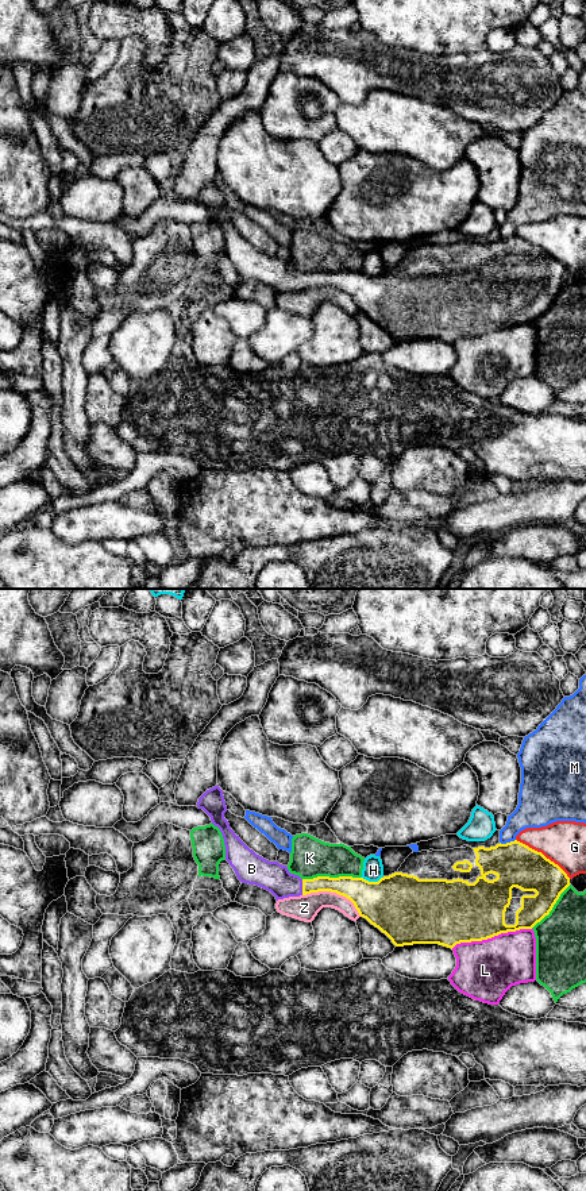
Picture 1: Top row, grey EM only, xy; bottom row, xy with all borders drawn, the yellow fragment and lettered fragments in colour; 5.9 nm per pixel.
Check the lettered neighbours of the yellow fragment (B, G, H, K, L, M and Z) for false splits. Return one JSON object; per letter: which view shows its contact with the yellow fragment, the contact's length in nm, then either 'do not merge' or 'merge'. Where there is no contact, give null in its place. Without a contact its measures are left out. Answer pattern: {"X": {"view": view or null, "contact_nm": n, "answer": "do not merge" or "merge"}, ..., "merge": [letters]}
{"B": {"view": "xy", "contact_nm": 100, "answer": "merge"}, "G": {"view": "xy", "contact_nm": 400, "answer": "do not merge"}, "H": {"view": "xy", "contact_nm": 130, "answer": "do not merge"}, "K": {"view": "xy", "contact_nm": 340, "answer": "do not merge"}, "L": {"view": "xy", "contact_nm": 500, "answer": "do not merge"}, "M": {"view": "xy", "contact_nm": 100, "answer": "do not merge"}, "Z": {"view": "xy", "contact_nm": 380, "answer": "do not merge"}, "merge": ["B"]}

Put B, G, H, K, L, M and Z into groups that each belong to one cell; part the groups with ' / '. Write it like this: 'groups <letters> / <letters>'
groups B / G / H / K / L / M / Z

